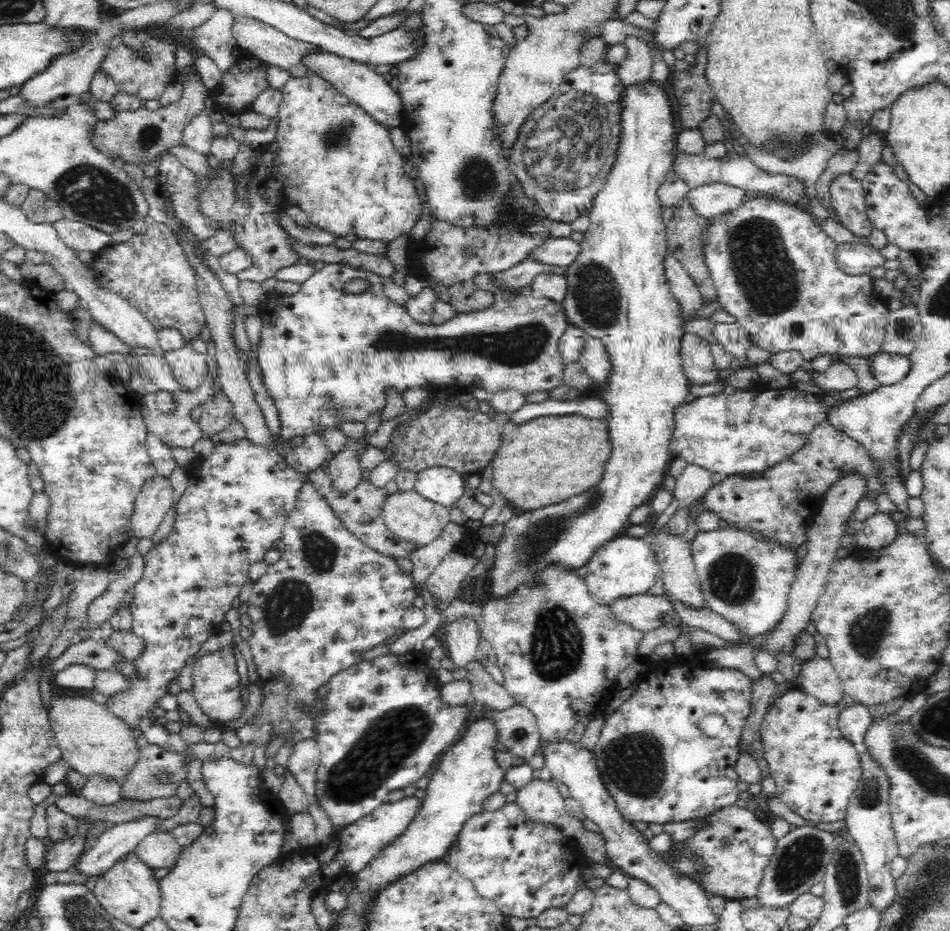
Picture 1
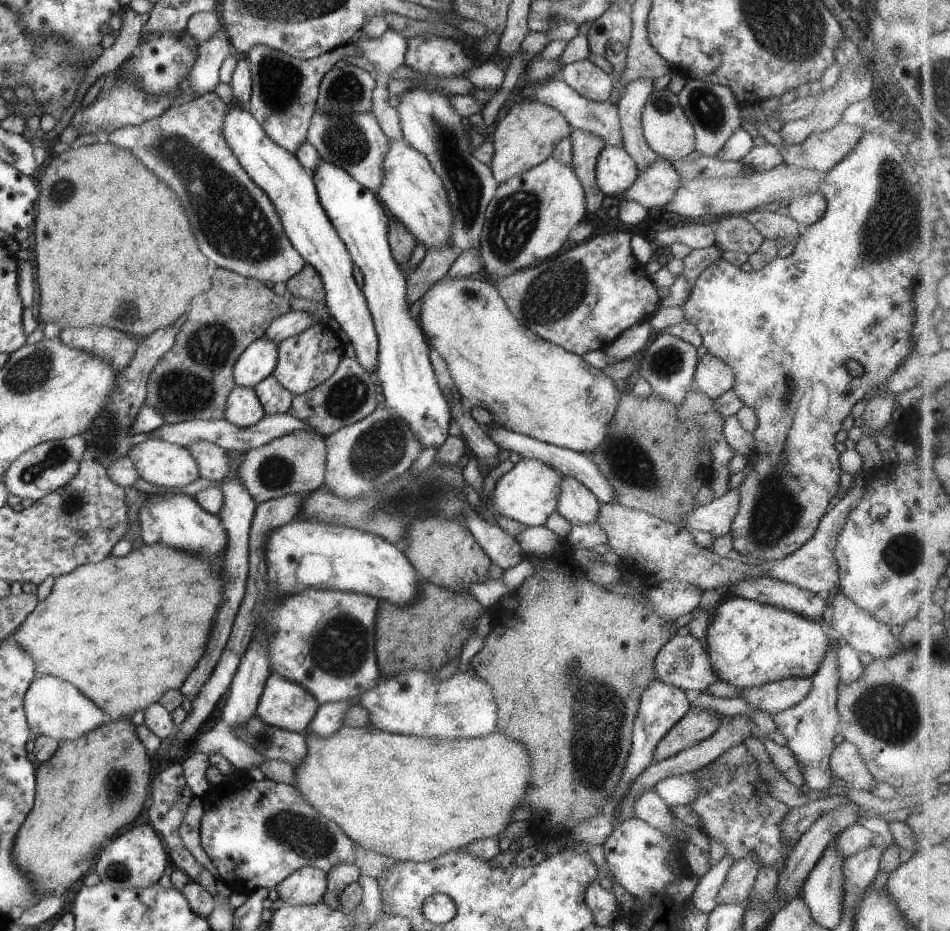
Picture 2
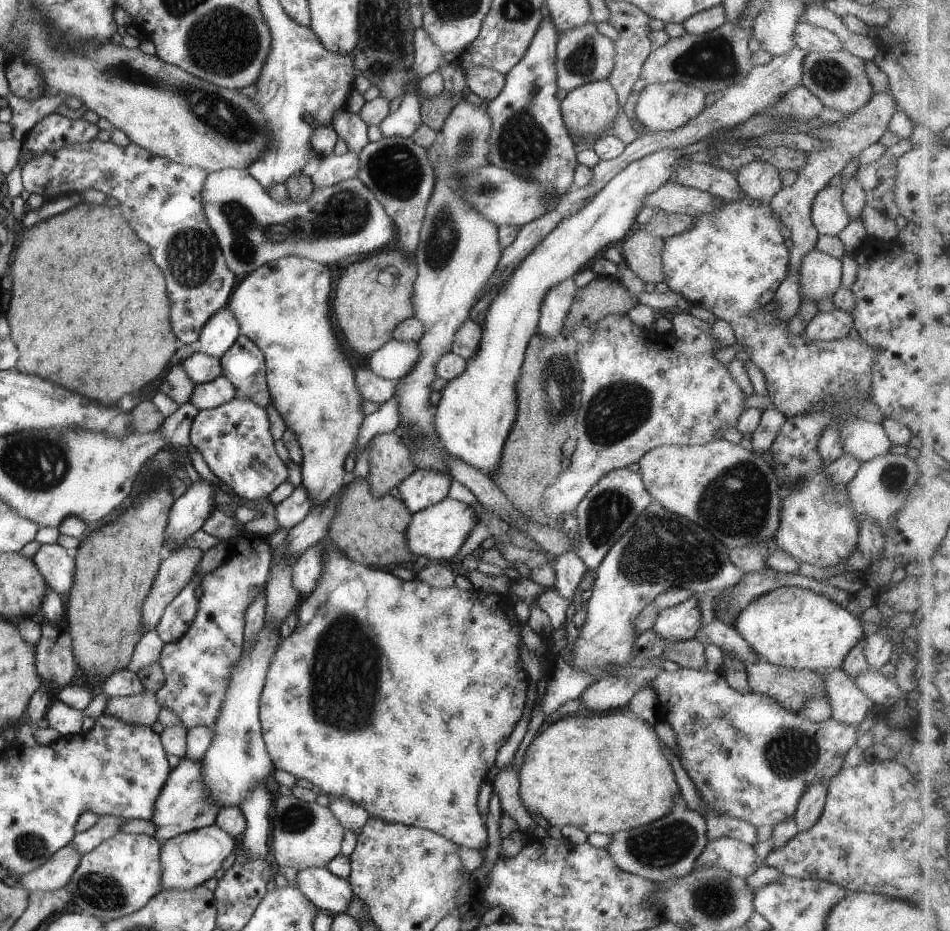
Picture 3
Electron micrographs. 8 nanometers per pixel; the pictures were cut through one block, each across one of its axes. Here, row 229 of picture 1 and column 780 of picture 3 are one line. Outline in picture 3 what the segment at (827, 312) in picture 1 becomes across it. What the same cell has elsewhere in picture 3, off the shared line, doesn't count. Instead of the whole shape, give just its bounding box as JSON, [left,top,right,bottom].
[650,668,858,829]

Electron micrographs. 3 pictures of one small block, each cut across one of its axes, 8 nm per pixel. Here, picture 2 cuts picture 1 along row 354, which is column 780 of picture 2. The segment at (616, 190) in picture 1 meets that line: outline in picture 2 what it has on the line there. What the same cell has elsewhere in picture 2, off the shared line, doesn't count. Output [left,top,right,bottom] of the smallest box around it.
[702,595,829,689]

